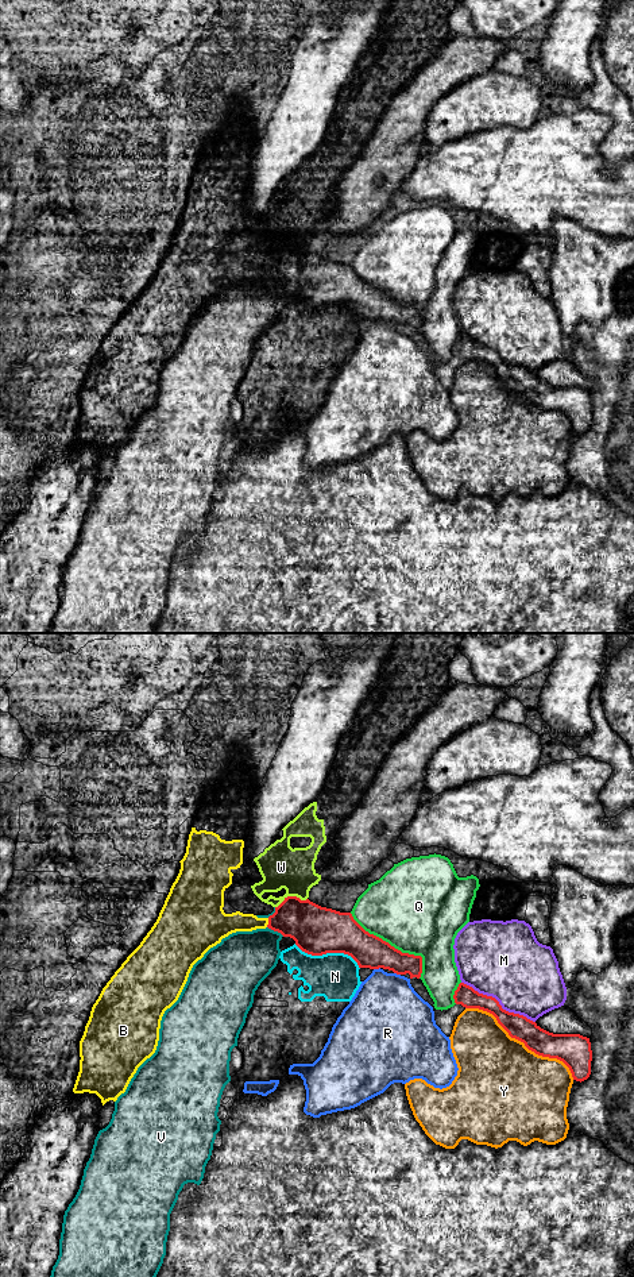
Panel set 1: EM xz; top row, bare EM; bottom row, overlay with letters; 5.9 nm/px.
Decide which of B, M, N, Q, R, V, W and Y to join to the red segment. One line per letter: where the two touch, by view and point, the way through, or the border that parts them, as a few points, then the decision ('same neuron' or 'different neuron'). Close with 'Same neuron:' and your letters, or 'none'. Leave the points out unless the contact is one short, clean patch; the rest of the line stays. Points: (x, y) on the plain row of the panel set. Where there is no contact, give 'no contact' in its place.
B: contact xz (269, 274); way xz (309, 277), (304, 274), (269, 274), (227, 276); same neuron
M: contact xz (498, 355); different neuron
N: contact xz (328, 304); different neuron
Q: contact xz (393, 299); different neuron
R: contact xz (377, 320); different neuron
V: contact xz (275, 282); different neuron
W: contact xz (290, 249); border xz (306, 250), (286, 249), (275, 259); different neuron
Y: contact xz (521, 393); different neuron
Same neuron: B

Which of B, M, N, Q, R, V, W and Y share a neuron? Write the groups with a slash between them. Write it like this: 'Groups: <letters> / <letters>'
Groups: B / M / N R / Q / V W / Y

